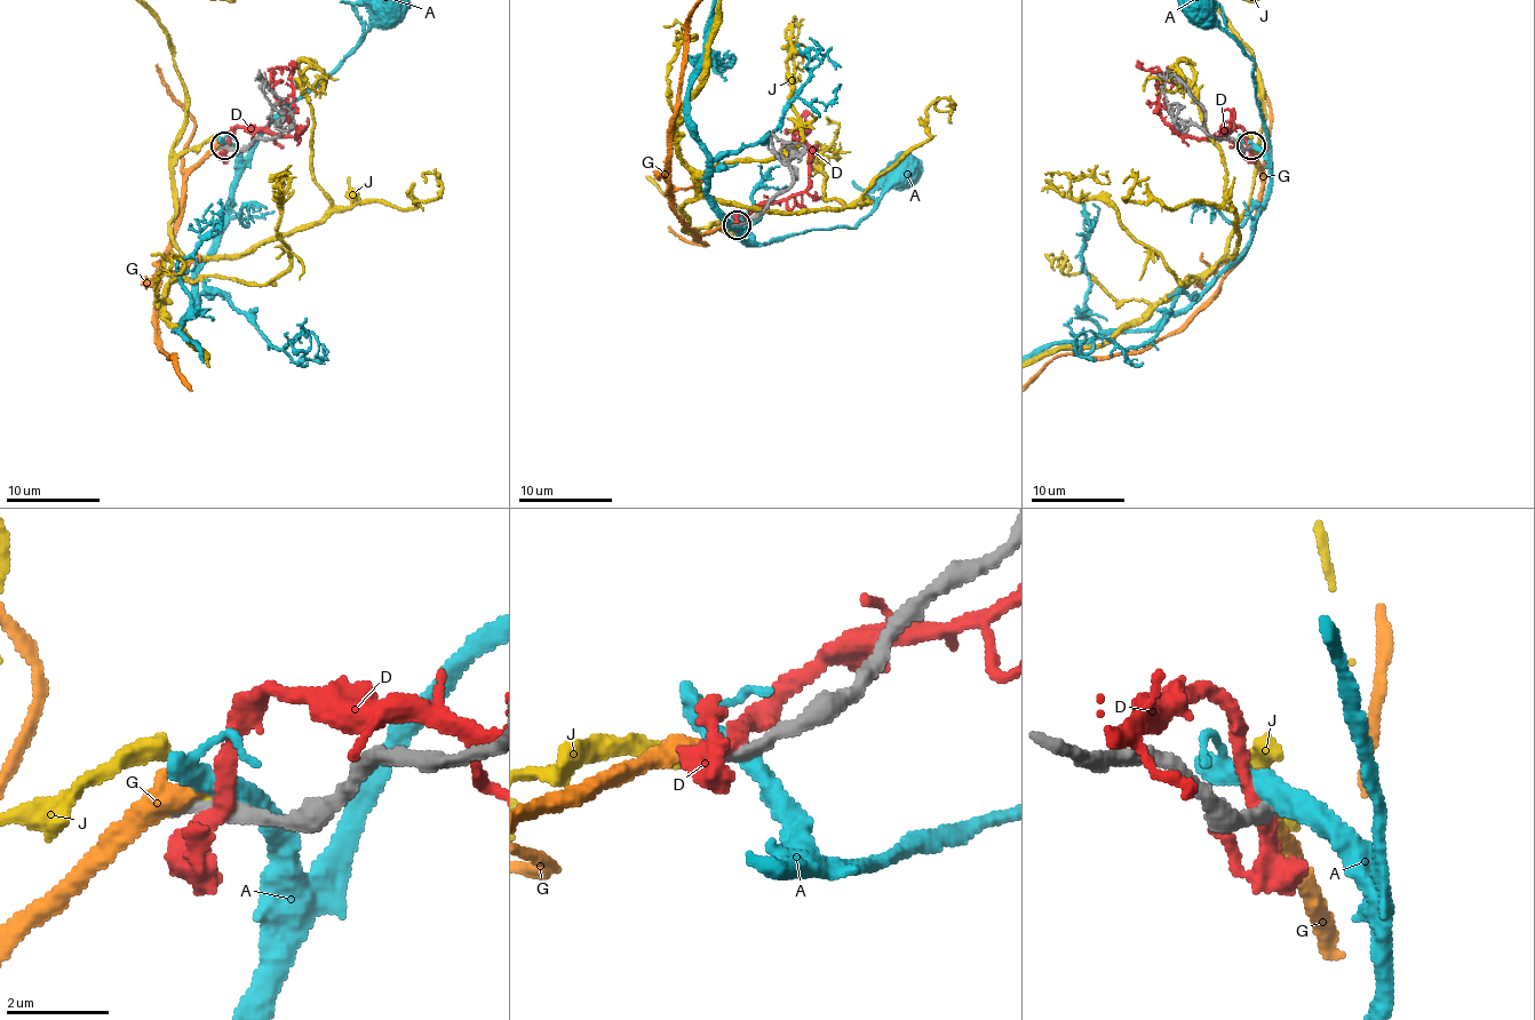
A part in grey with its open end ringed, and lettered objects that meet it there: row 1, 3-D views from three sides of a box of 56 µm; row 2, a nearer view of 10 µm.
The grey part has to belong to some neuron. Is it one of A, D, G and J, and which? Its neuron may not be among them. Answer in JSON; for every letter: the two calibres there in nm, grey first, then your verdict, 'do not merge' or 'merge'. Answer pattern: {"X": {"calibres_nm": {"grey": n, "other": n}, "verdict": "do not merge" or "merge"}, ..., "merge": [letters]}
{"A": {"calibres_nm": {"grey": 360, "other": 440}, "verdict": "do not merge"}, "D": {"calibres_nm": {"grey": 360, "other": 300}, "verdict": "do not merge"}, "G": {"calibres_nm": {"grey": 260, "other": 480}, "verdict": "do not merge"}, "J": {"calibres_nm": {"grey": 320, "other": 170}, "verdict": "merge"}, "merge": ["J"]}

